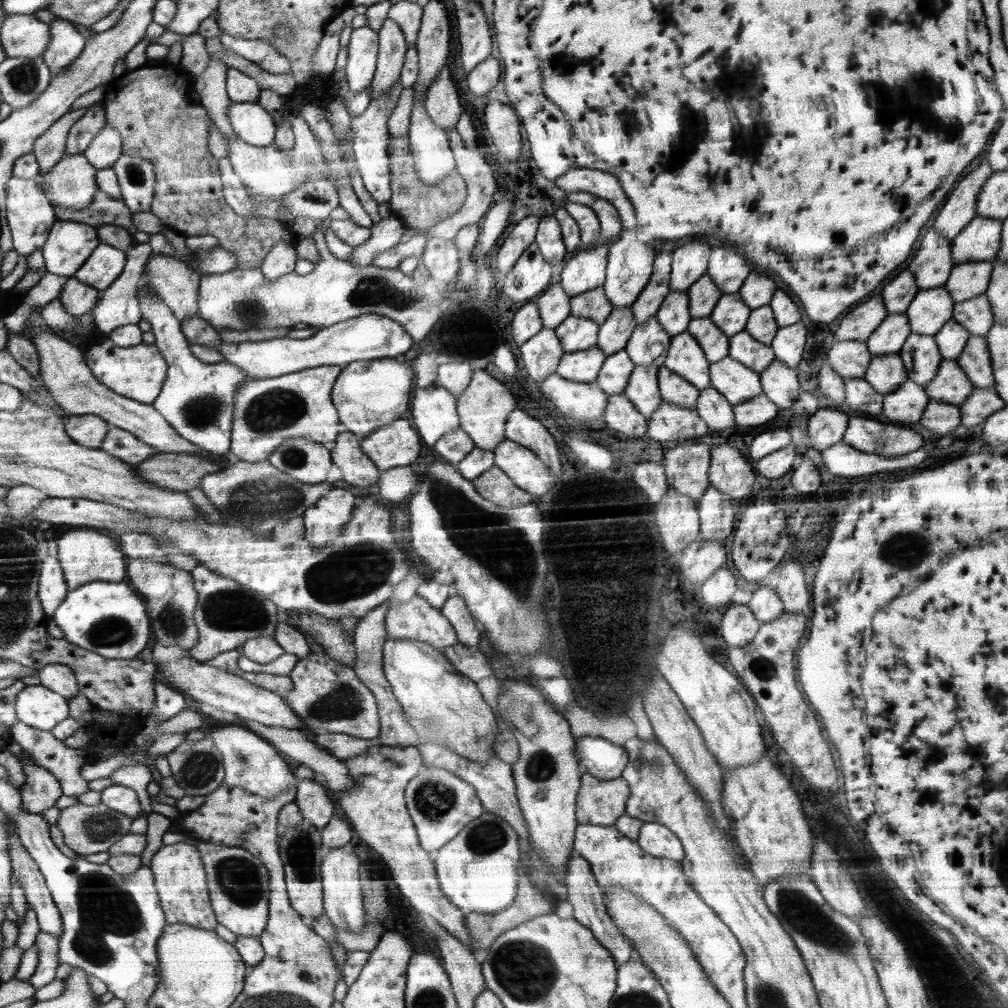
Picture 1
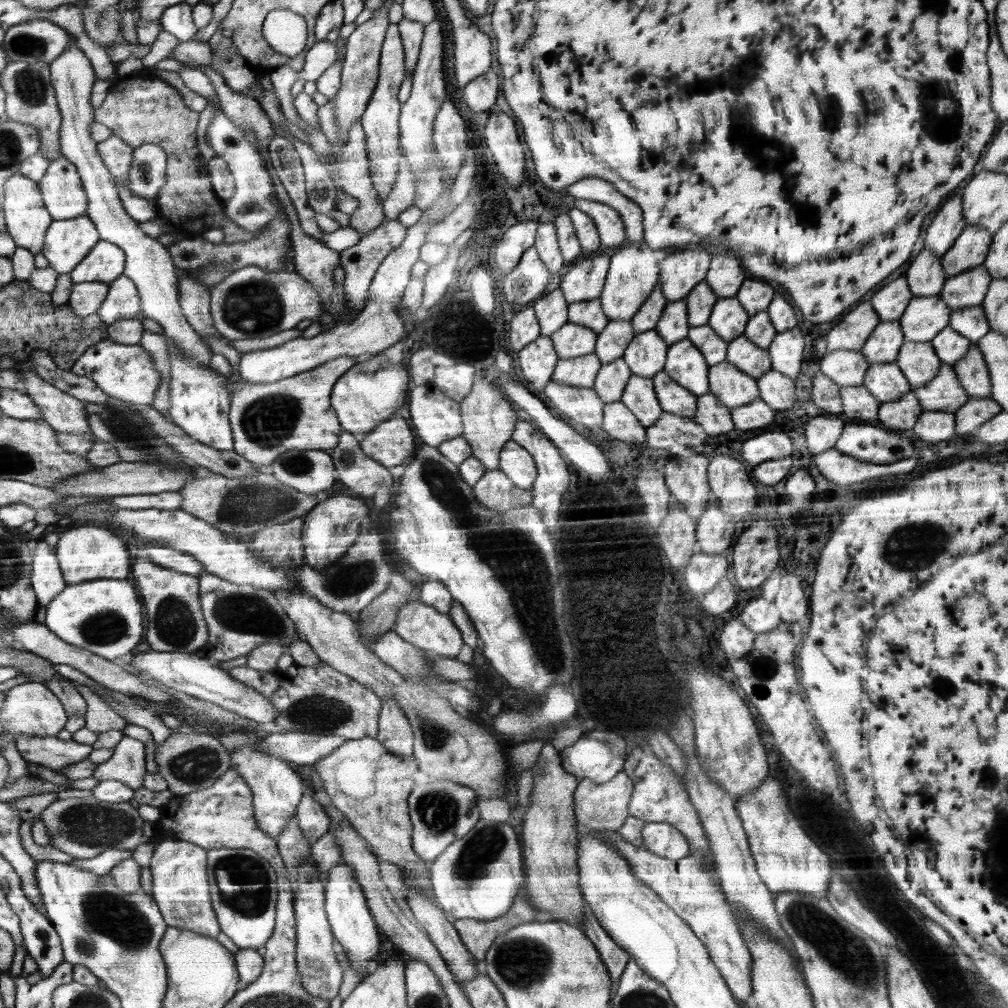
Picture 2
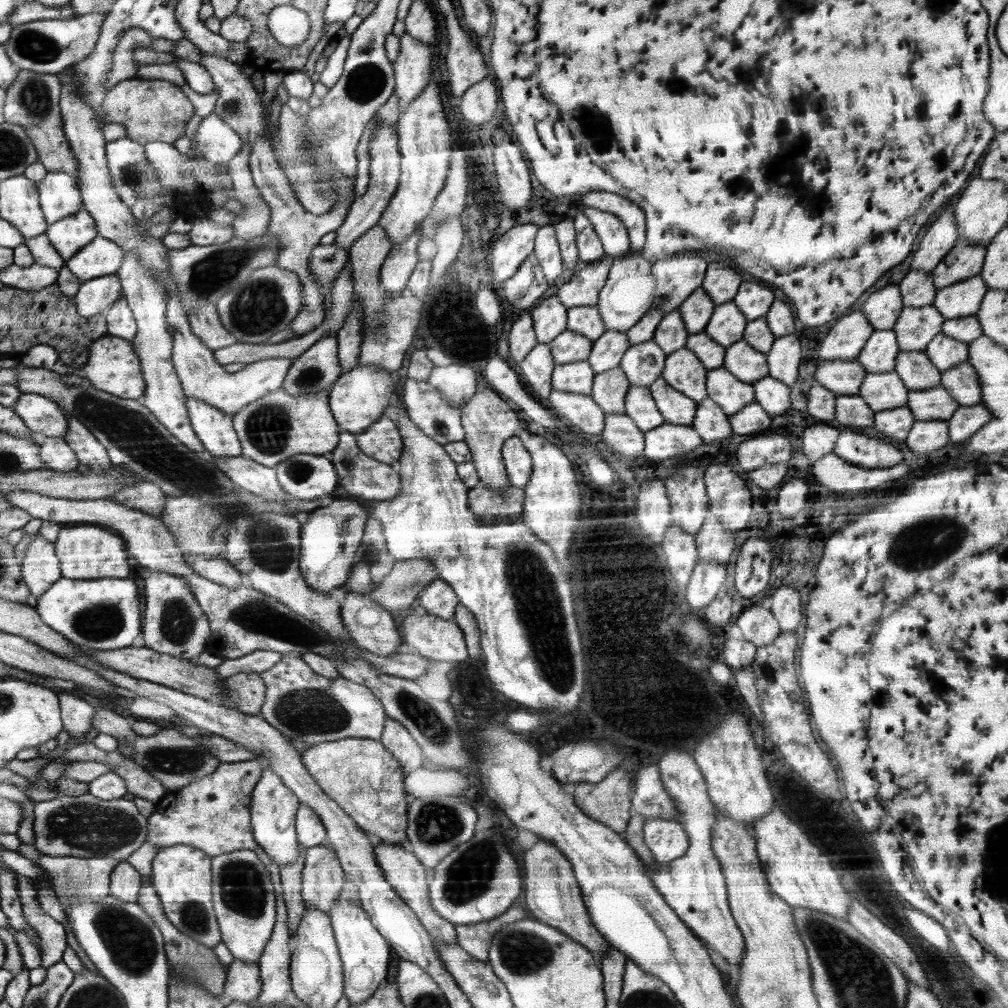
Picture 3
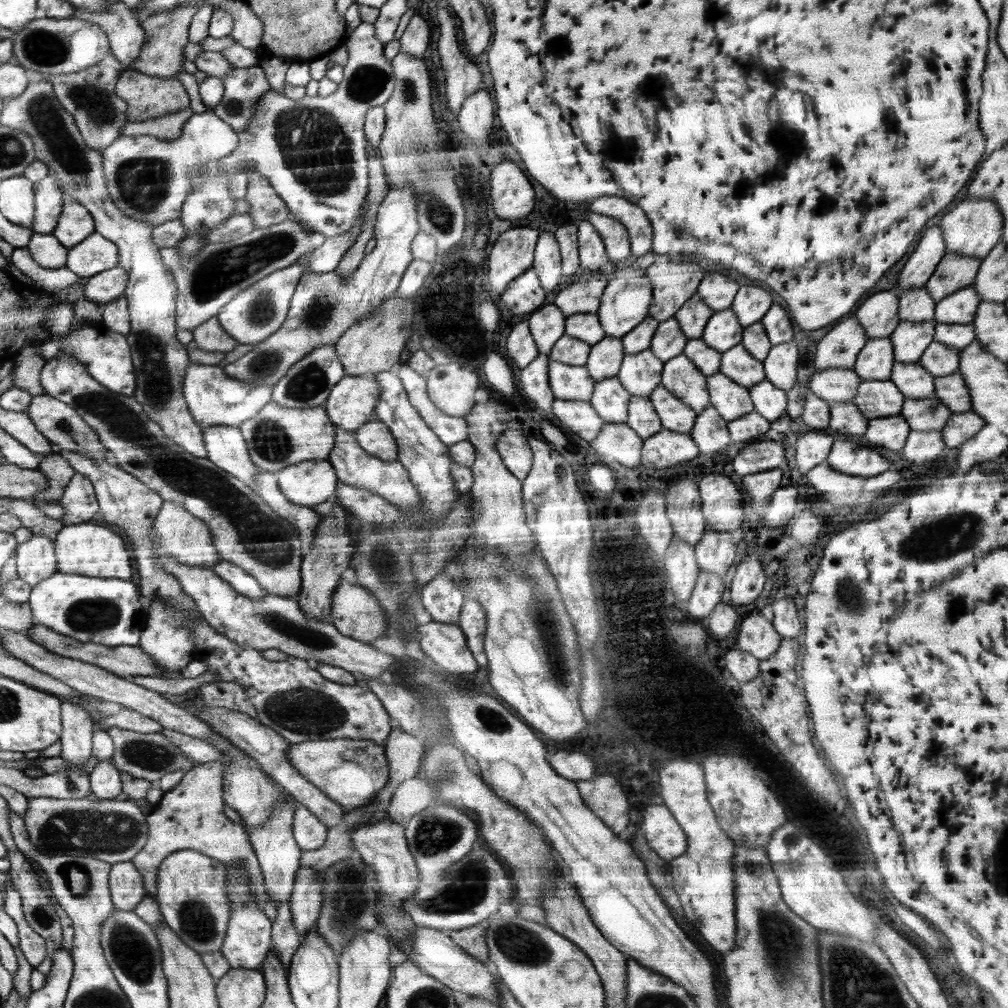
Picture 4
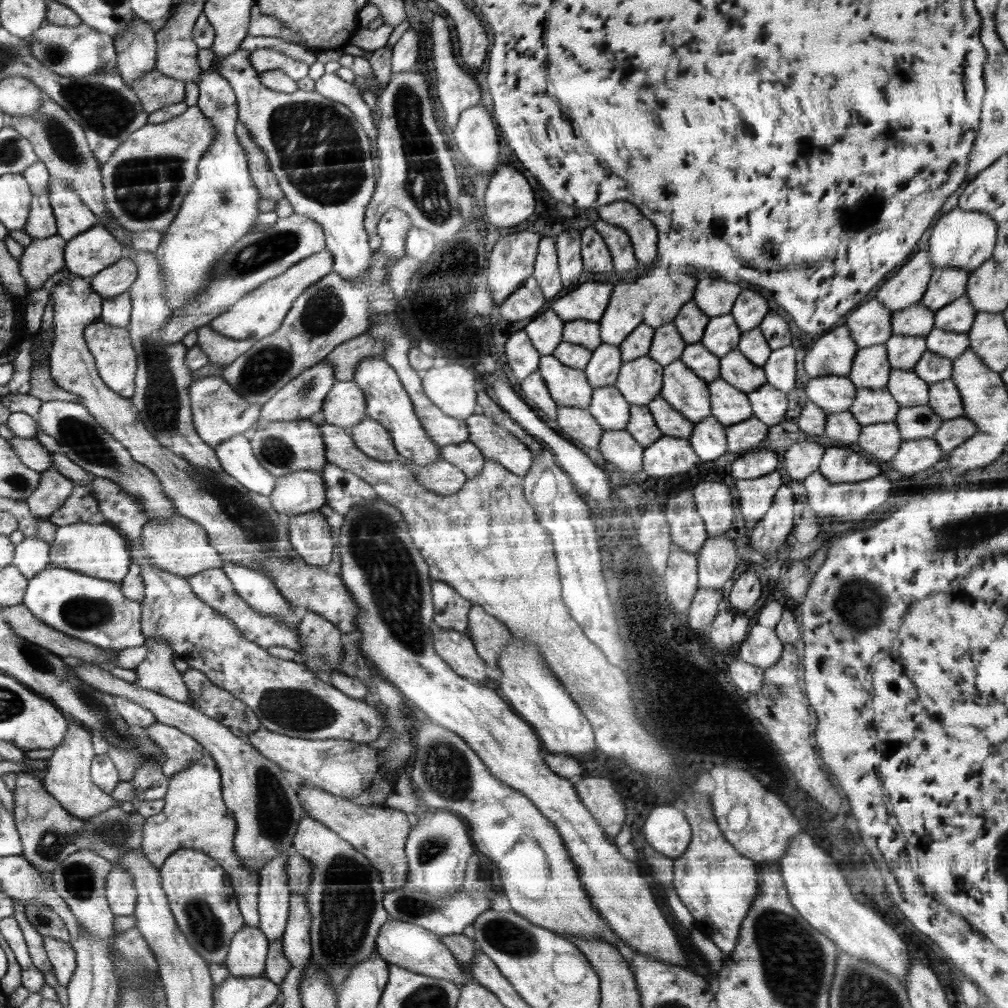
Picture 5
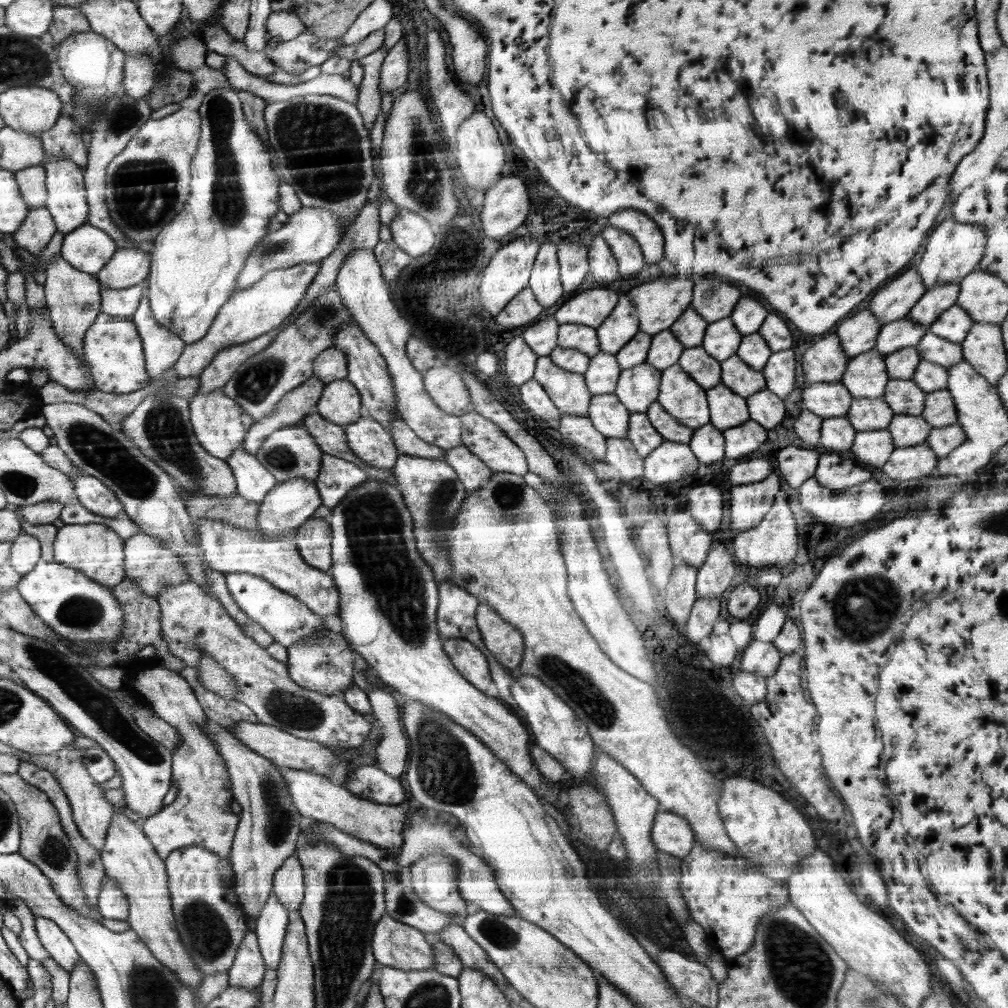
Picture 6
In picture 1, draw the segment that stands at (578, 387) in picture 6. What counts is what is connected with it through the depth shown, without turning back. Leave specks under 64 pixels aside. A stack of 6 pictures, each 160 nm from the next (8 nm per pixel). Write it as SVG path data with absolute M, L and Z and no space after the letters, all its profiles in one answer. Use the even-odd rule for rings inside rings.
M597 347L580 350L580 352L564 353L555 373L574 382L589 383L597 379L605 357L604 352Z

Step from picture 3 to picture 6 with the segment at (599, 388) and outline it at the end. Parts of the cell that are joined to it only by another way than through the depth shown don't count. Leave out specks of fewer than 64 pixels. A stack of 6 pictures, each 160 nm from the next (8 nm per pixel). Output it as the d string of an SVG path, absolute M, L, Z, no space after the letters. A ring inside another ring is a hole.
M612 393L593 396L587 418L605 437L627 438L630 414Z

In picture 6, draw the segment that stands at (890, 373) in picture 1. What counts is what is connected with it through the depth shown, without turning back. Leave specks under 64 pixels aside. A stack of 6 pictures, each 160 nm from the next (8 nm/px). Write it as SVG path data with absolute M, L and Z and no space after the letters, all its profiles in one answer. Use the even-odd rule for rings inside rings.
M853 398L850 410L845 414L857 431L886 429L894 415L884 398Z

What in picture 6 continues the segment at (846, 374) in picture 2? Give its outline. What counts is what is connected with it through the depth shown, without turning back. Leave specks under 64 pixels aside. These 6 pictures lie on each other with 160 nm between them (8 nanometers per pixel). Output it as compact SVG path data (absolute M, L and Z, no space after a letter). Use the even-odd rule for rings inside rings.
M814 383L803 390L806 409L822 418L844 417L850 410L853 396L841 383Z

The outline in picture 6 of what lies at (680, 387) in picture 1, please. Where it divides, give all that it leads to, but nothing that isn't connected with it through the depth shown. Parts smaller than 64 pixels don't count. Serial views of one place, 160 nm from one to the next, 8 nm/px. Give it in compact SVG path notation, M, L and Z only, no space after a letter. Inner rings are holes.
M658 401L653 402L645 414L651 426L663 436L664 440L682 444L690 442L694 429L676 422L676 418L668 415Z

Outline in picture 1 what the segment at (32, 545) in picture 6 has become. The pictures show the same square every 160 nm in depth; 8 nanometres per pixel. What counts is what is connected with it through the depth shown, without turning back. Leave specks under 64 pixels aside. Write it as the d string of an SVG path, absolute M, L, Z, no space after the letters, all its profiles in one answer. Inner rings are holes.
M50 556L41 560L39 597L44 612L52 616L69 590L60 561Z

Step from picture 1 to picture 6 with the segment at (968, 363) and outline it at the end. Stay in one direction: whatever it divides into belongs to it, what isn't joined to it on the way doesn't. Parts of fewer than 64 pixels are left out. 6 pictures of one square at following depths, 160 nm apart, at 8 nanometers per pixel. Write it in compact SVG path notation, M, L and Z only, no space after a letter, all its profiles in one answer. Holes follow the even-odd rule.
M942 389L925 396L922 416L933 428L947 427L957 423L956 407L949 390Z

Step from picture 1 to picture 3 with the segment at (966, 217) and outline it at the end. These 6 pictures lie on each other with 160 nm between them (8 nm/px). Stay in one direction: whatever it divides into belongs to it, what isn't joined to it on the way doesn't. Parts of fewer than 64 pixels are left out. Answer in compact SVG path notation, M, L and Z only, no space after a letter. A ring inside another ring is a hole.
M951 207L933 222L925 237L922 238L918 250L912 253L910 271L920 270L932 273L934 268L942 261L944 255L952 250L958 239L958 225Z

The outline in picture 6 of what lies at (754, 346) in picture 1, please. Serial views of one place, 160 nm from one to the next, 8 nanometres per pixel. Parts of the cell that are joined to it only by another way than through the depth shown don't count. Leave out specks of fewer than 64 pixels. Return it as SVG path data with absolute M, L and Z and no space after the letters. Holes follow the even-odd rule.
M738 355L721 362L721 384L745 399L767 388L762 371L748 366Z

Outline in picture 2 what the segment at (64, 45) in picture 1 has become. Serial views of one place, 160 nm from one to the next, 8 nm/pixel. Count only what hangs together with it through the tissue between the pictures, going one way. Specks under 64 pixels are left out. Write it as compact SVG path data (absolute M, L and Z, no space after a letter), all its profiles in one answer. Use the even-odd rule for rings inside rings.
M74 42L49 66L51 83L55 87L55 97L58 99L62 117L59 130L62 138L62 156L76 167L80 175L88 201L86 216L98 227L102 240L116 243L116 246L126 252L125 274L136 286L144 315L160 324L164 329L164 335L180 350L181 355L186 355L202 366L210 367L213 352L202 342L201 336L192 328L187 316L183 314L183 308L180 307L183 270L176 267L176 262L167 247L140 229L140 222L125 211L118 196L114 176L107 169L102 155L98 153L98 142L92 137L90 129L94 124L91 97L97 79L89 58L81 51L77 42Z

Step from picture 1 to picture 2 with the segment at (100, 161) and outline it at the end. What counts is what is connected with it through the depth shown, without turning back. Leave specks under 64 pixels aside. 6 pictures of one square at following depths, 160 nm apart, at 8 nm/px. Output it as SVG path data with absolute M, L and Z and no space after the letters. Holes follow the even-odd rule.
M110 135L106 140L98 143L98 153L102 155L116 184L129 189L134 147L124 142L119 136Z

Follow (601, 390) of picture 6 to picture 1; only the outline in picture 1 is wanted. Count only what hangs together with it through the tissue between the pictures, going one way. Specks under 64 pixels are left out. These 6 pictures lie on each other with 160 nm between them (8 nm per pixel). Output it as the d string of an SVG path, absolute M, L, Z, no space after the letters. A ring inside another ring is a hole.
M613 308L610 316L599 326L597 348L606 357L624 350L636 325L631 308Z

